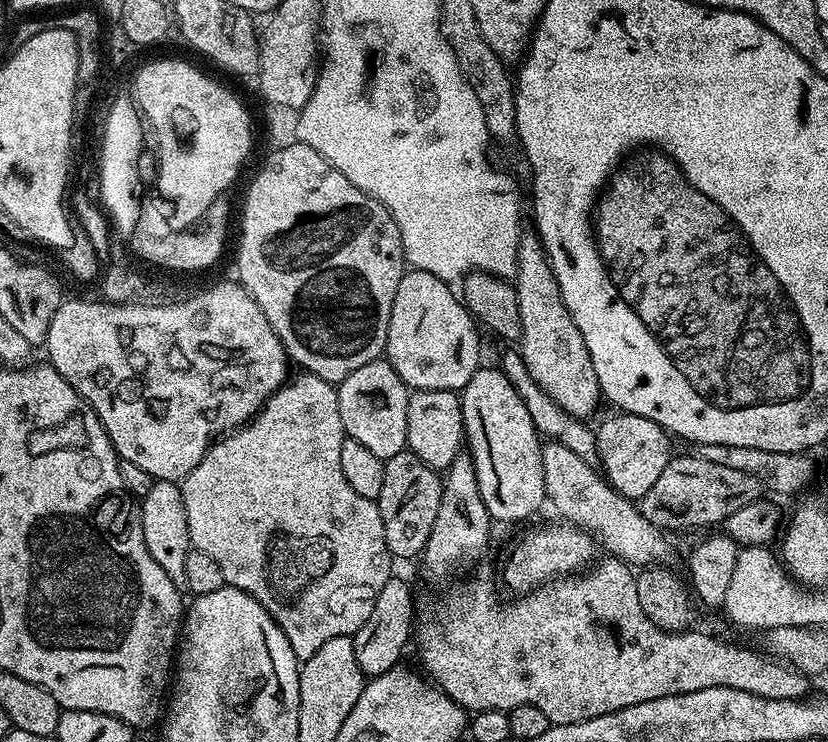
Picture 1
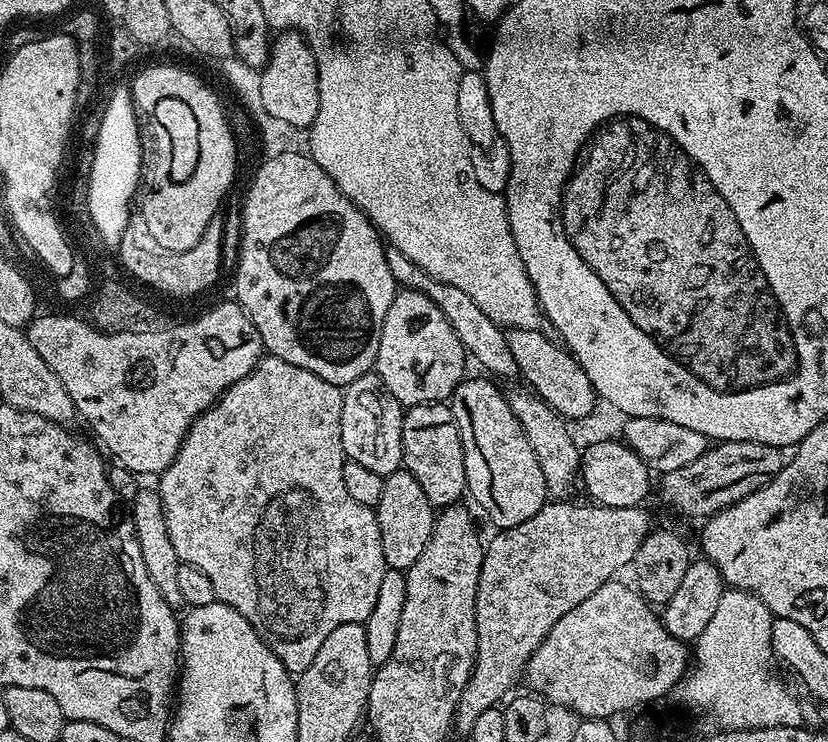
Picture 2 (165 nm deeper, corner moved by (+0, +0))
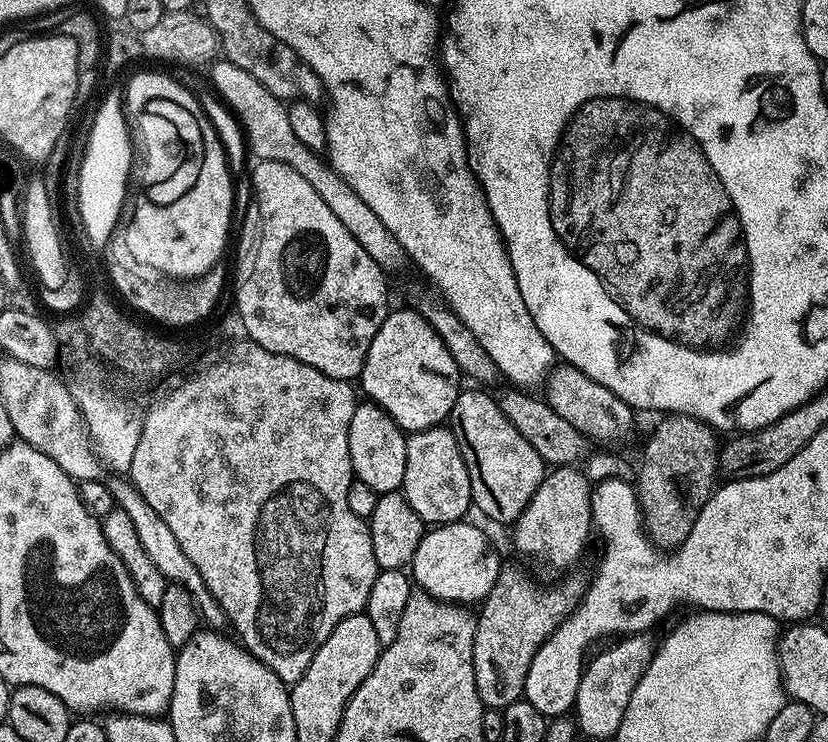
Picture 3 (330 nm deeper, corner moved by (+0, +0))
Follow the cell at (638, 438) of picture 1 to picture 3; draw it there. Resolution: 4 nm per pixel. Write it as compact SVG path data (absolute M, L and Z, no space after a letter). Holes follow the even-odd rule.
M553 467L538 486L534 498L530 498L526 510L514 522L517 550L541 556L556 566L572 563L583 552L588 528L593 527L592 490L589 477L579 467Z

